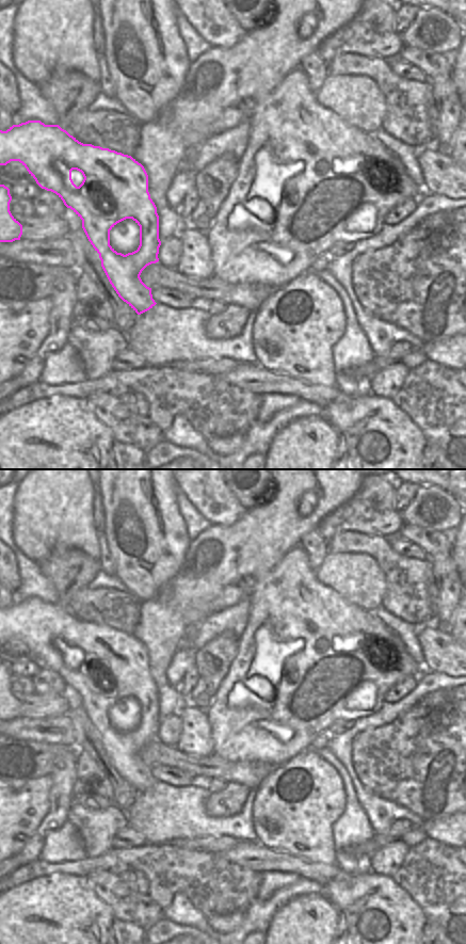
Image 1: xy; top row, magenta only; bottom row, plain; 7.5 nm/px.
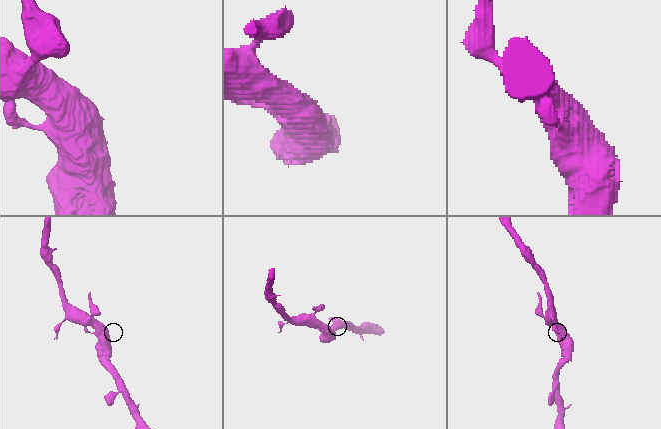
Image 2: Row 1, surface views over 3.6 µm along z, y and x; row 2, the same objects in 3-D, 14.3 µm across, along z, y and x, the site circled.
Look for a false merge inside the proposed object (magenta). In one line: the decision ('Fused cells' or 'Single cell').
Single cell

